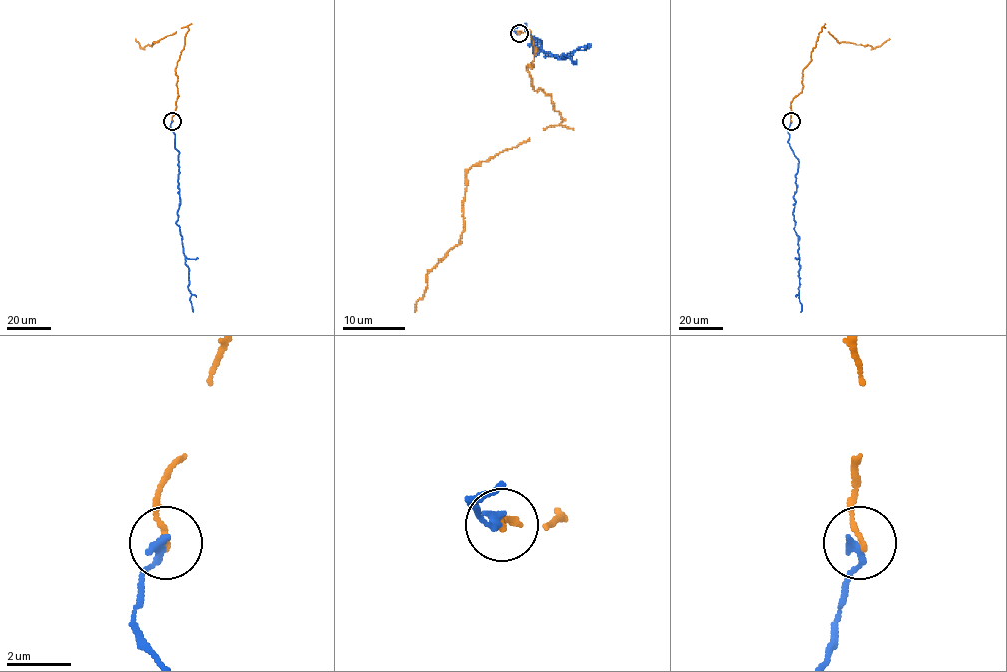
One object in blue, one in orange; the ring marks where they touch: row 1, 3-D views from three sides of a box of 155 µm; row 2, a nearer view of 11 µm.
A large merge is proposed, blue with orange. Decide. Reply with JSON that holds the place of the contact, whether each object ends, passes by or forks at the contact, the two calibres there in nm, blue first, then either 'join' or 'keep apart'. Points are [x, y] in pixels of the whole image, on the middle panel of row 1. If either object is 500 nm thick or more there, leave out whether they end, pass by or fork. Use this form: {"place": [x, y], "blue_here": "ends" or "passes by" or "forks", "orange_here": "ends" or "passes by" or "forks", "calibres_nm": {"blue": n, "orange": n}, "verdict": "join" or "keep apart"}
{"place": [519, 33], "blue_here": "ends", "orange_here": "ends", "calibres_nm": {"blue": 240, "orange": 170}, "verdict": "join"}

